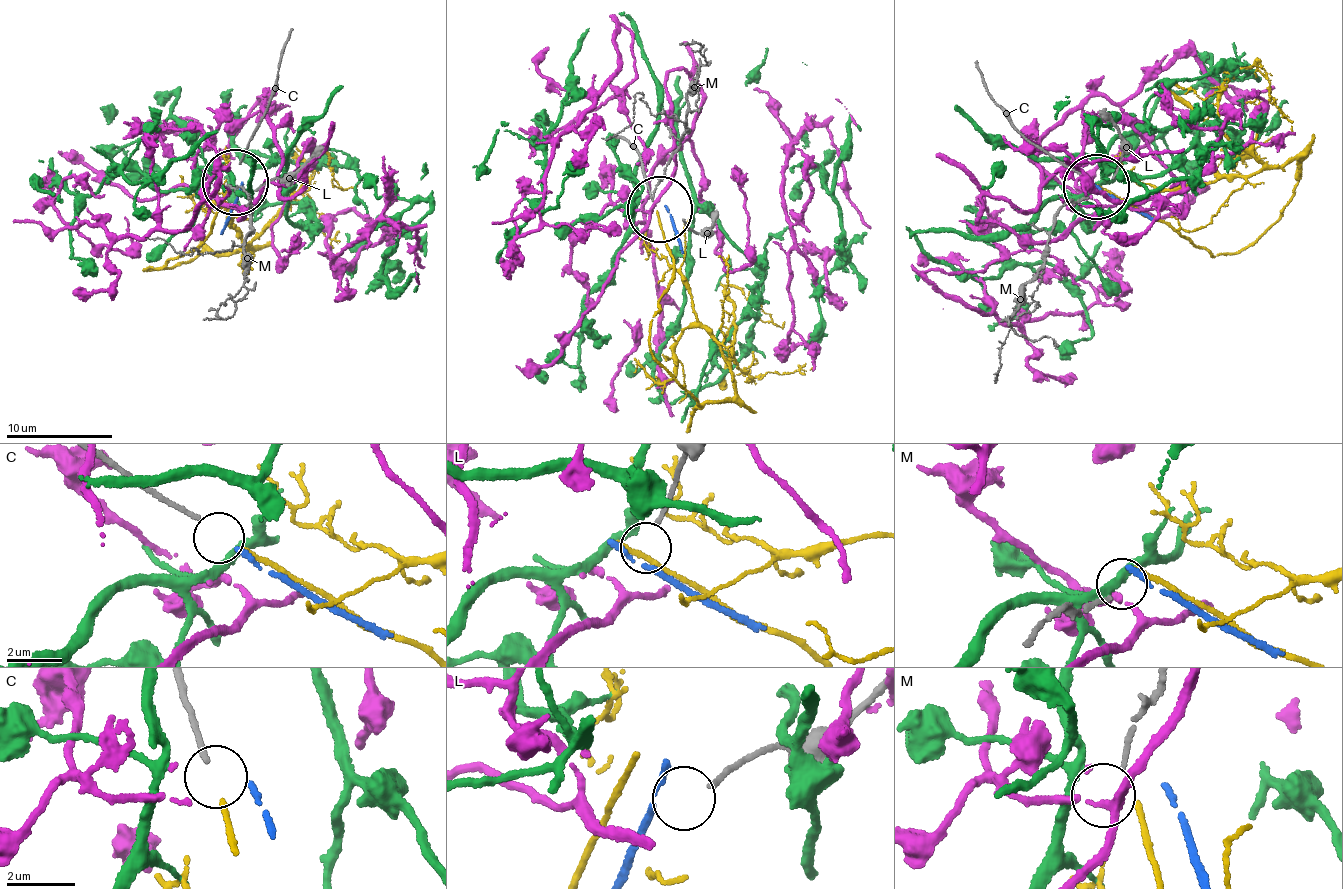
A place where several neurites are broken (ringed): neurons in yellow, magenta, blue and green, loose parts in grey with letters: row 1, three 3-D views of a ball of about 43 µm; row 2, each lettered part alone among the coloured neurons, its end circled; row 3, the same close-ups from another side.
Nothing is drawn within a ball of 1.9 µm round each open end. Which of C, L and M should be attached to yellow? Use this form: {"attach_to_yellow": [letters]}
{"attach_to_yellow": ["C"]}

